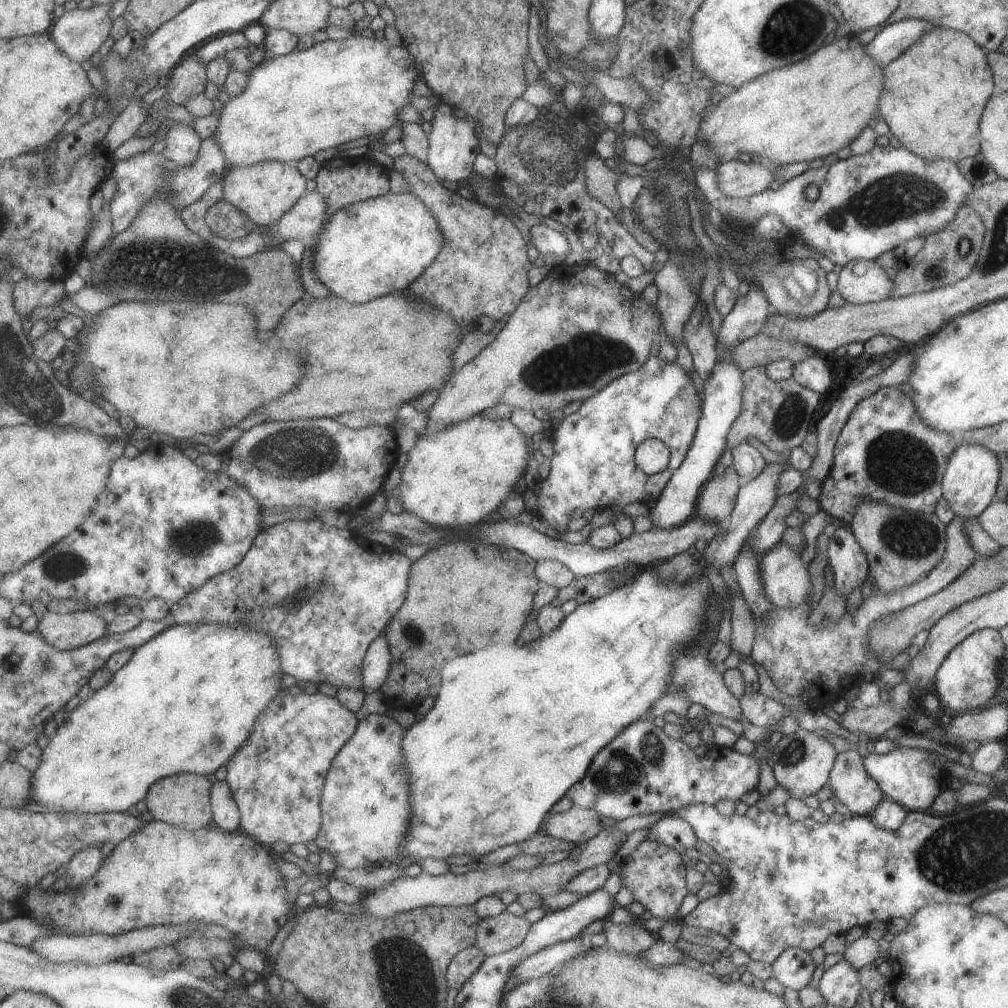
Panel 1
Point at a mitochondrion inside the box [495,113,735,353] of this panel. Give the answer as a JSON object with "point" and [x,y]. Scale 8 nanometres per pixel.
{"point":[539,157]}

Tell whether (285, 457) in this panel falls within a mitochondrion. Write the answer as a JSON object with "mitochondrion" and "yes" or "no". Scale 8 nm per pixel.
{"mitochondrion":"yes"}

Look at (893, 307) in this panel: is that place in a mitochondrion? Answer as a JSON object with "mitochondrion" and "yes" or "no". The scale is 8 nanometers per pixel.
{"mitochondrion":"no"}

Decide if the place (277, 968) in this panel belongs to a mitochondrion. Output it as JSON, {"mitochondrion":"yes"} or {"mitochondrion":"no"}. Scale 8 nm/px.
{"mitochondrion":"no"}

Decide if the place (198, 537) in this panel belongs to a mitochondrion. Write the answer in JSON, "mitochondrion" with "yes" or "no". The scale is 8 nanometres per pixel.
{"mitochondrion":"yes"}

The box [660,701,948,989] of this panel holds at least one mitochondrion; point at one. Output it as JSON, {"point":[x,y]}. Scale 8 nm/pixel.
{"point":[794,752]}

